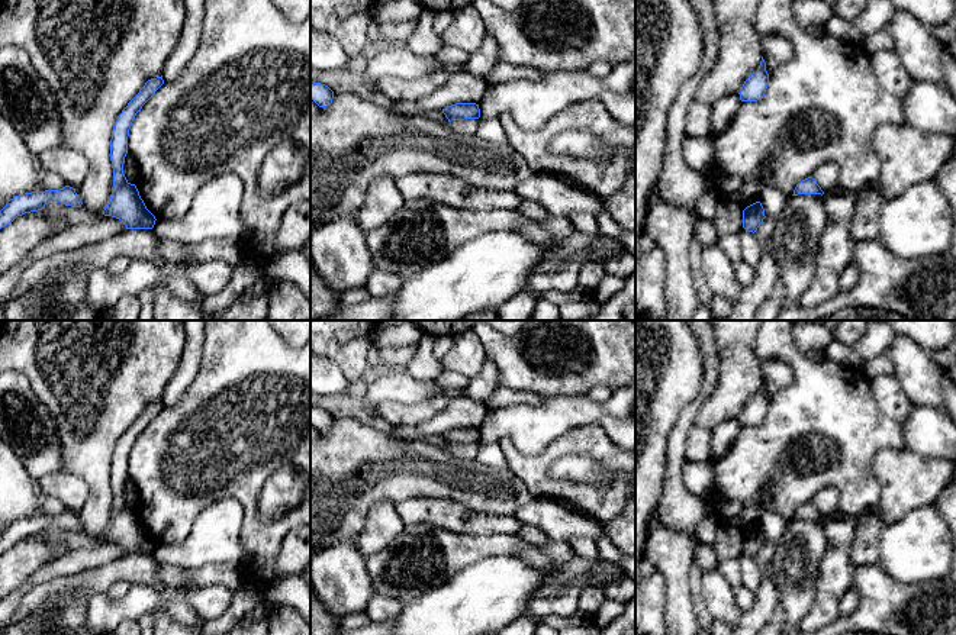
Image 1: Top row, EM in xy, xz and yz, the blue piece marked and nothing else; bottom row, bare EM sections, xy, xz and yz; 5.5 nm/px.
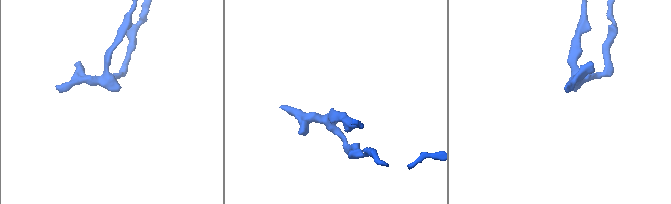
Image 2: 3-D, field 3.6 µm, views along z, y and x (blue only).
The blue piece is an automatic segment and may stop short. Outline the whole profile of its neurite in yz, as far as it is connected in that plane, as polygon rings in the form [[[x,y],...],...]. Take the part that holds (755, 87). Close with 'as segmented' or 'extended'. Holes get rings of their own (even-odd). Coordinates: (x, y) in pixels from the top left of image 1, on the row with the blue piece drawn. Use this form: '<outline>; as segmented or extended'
[[[762,57],[759,70],[749,75],[740,90],[740,100],[741,101],[757,101],[762,100],[766,88],[769,86],[769,74],[766,71],[766,62]]]; as segmented

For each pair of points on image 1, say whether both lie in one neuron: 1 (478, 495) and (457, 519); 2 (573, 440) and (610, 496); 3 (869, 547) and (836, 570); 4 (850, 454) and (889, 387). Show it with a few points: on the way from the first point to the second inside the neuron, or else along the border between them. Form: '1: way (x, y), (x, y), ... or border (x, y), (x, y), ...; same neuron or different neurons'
1: border (434, 497), (456, 500), (486, 513), (501, 515); different neurons
2: way (592, 441), (620, 469), (620, 477); same neuron
3: border (856, 526), (850, 548), (850, 563), (855, 567); different neurons
4: border (869, 380), (876, 403), (900, 424); different neurons

